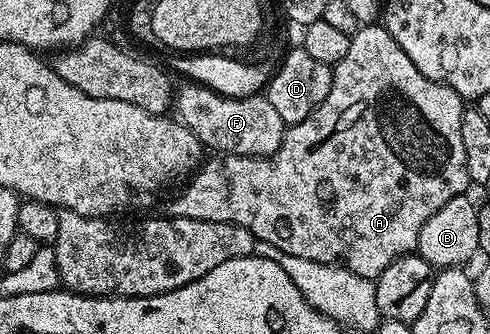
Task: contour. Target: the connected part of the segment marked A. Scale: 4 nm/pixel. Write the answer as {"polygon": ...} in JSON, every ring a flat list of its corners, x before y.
{"polygon":[[382,24,364,25,351,37,349,51,345,51,345,59,341,59,333,66,329,95,325,95,323,102,308,117,301,119,301,123,290,126,284,132,279,150,271,157,238,157,224,153,212,156,210,158,212,161,204,160,194,176,182,186,184,189,168,203,166,212,172,217,224,221,240,225,254,235,256,242,277,247,277,251,285,251,285,255,313,259,313,263,339,265,341,268,353,271,353,275,377,278,381,275,381,271,385,271,385,267,389,267,389,263,393,263,399,257,404,257,406,253,418,250,421,227,425,227,427,220,438,209,445,207,449,199,462,197,468,192,467,185,472,184,472,179,467,174,465,147,461,144,461,115,464,108,464,98,459,97,457,91,417,71,413,59,409,59,409,55,401,51,397,39,393,39,393,35,389,35,389,31,384,29]]}

